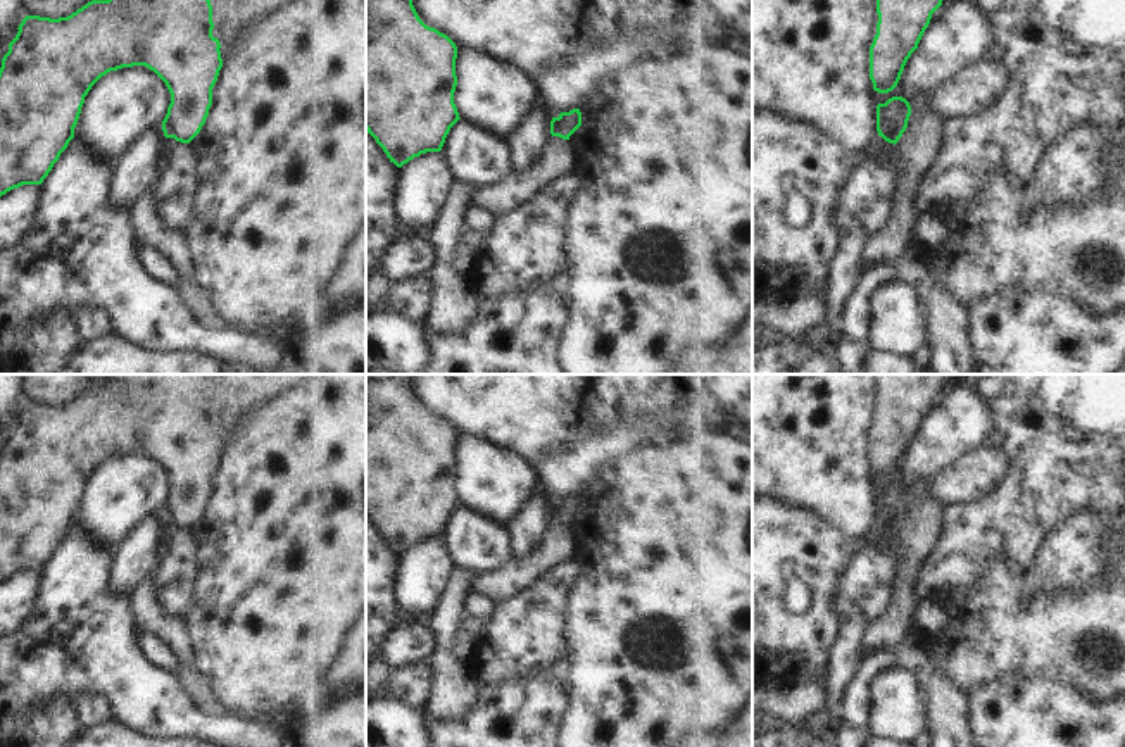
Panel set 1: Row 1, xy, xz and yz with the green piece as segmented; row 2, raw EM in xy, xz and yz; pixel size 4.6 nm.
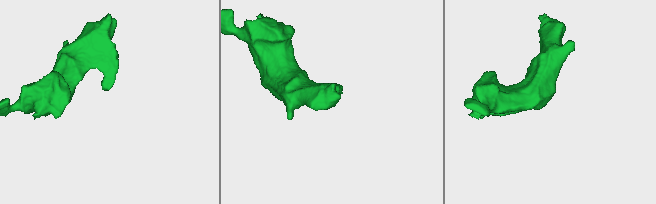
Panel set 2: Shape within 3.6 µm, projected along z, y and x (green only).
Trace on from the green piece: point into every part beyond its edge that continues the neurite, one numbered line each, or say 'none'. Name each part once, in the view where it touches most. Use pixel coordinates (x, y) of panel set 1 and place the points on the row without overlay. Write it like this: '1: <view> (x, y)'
none

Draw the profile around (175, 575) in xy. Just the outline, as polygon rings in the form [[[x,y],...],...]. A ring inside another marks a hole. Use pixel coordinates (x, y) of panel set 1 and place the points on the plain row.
[[[174,524],[166,526],[164,549],[152,580],[164,609],[174,618],[183,619],[198,571],[195,540],[188,530],[176,528]]]

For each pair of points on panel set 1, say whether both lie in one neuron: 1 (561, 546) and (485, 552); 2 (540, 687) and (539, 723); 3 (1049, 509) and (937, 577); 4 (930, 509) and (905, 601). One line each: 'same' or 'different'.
1: different
2: same
3: same
4: same

